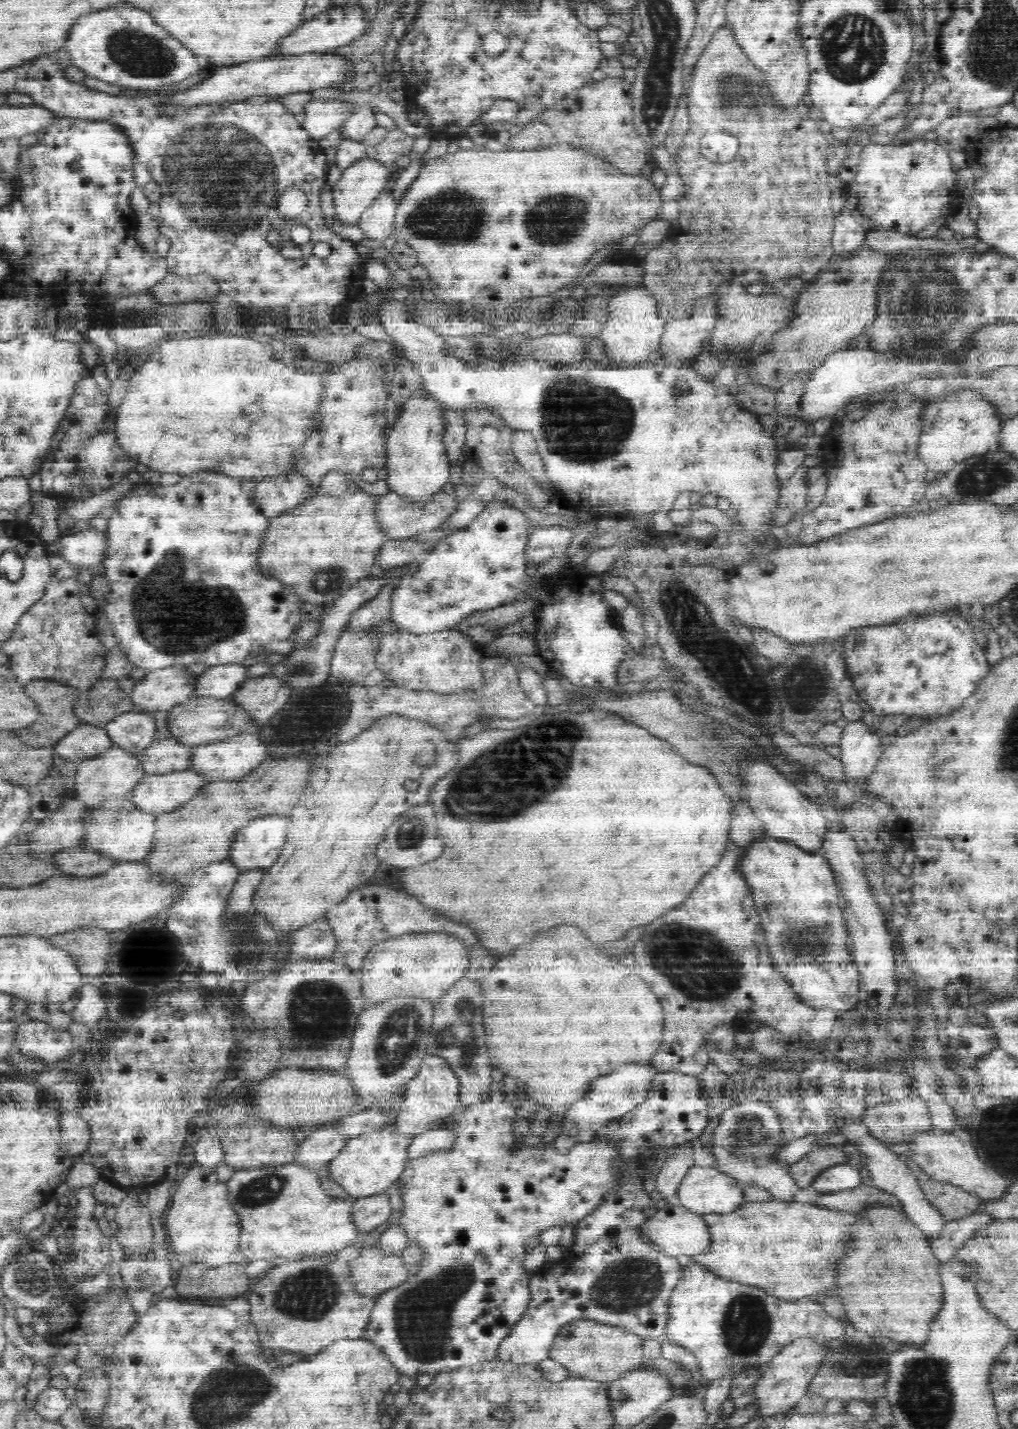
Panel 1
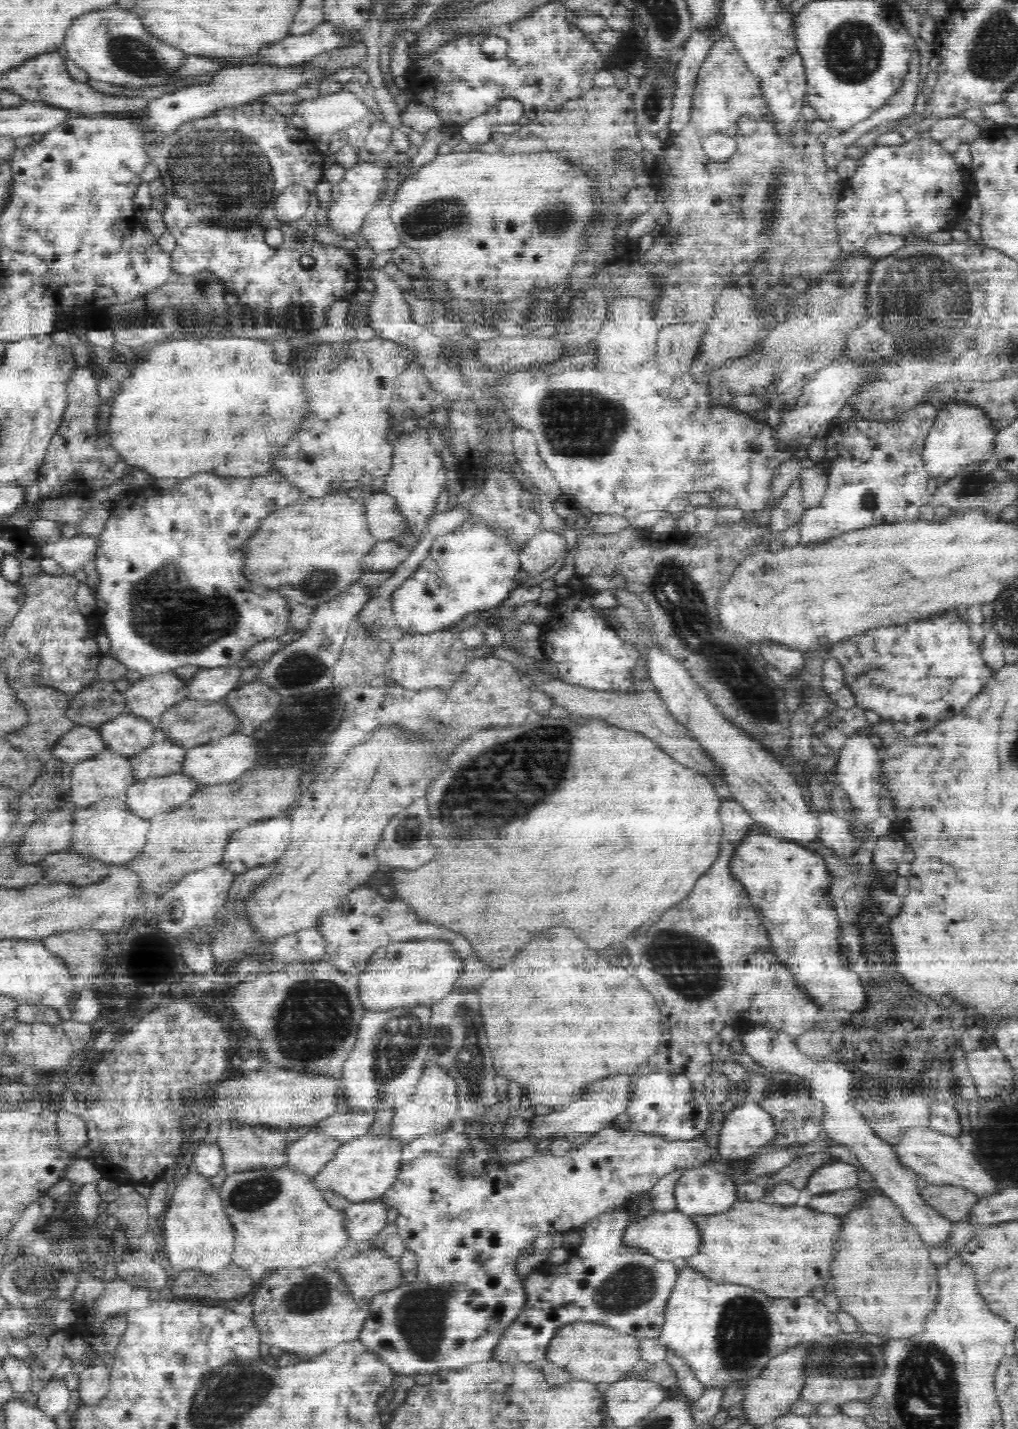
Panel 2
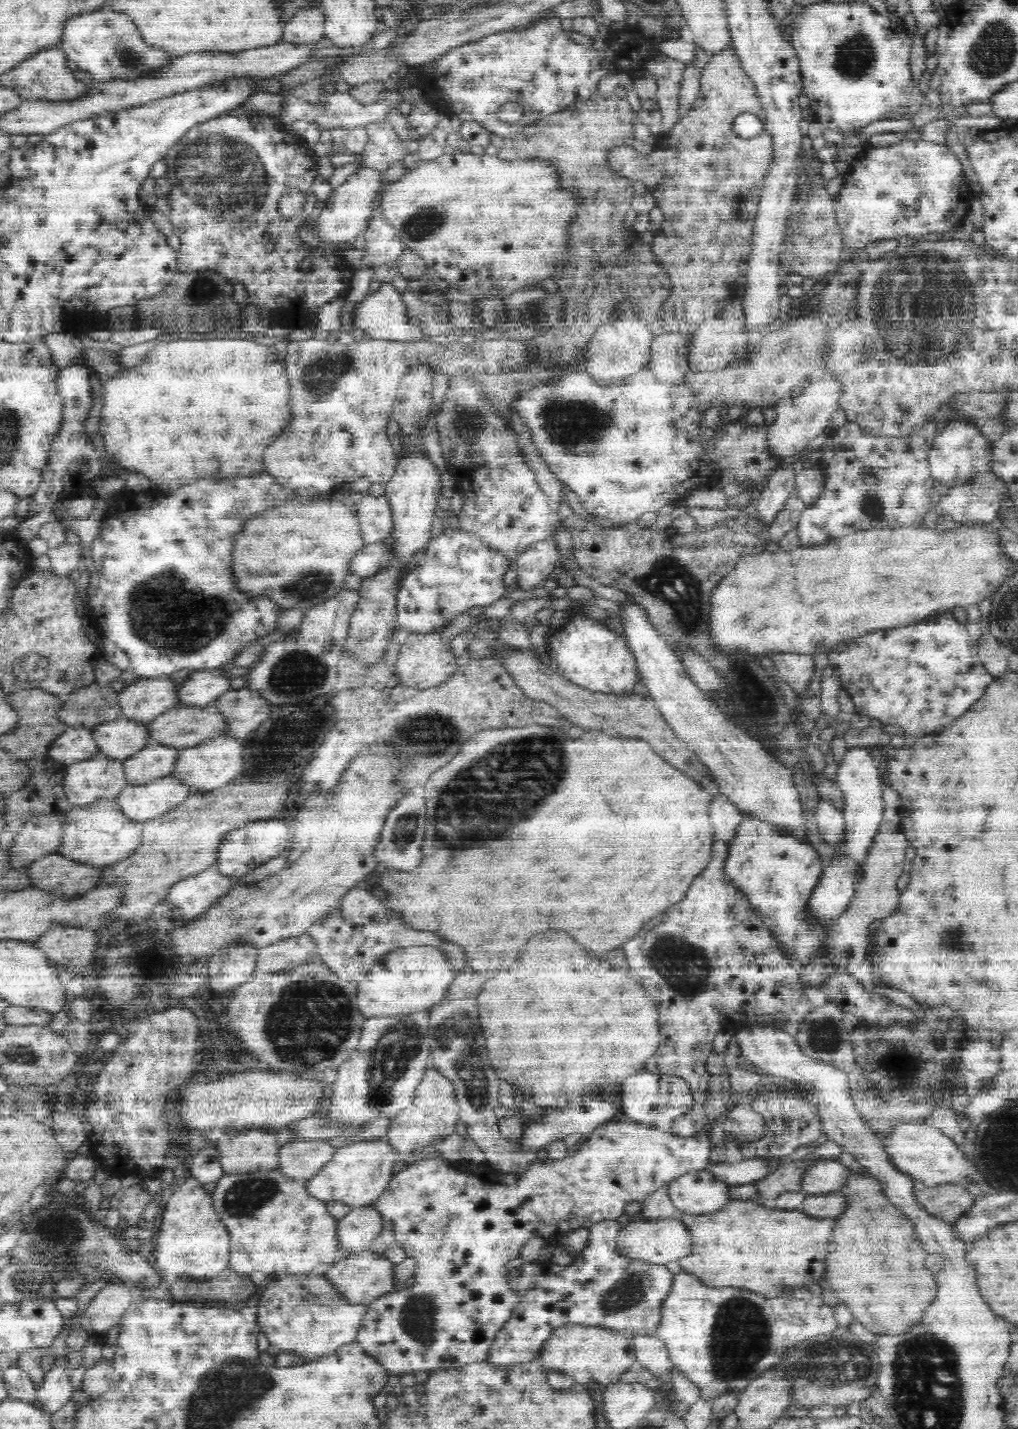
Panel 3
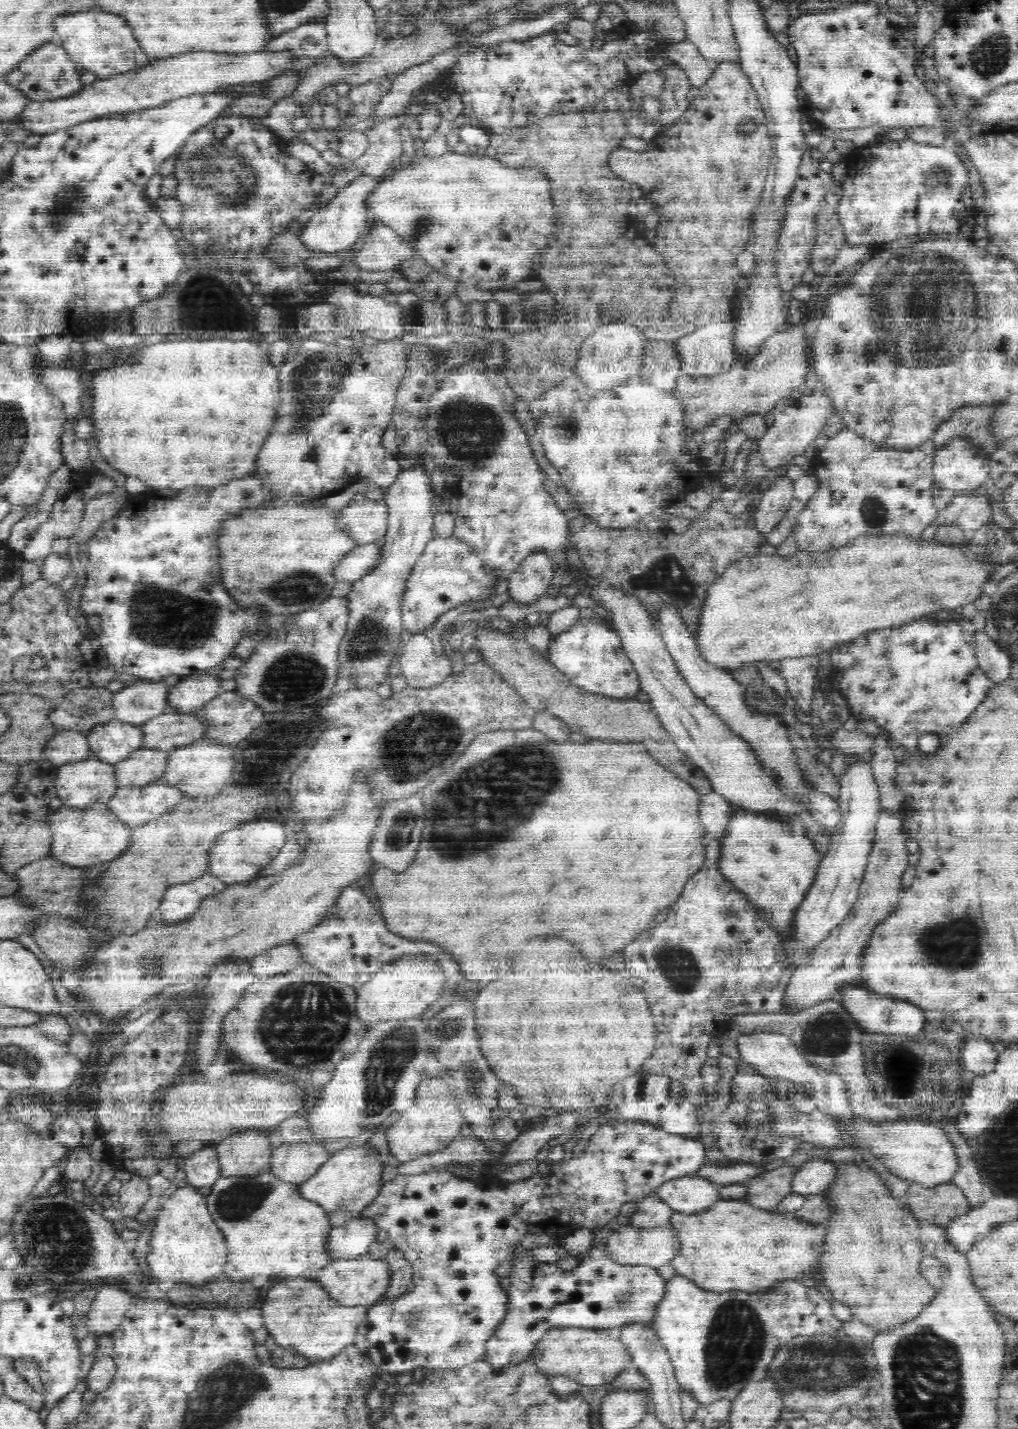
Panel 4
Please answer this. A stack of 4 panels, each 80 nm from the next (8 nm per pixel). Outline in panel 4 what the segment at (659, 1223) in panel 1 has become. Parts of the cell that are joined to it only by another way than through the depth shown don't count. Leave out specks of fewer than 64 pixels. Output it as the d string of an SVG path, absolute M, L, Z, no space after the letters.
M670 1222L660 1226L638 1226L633 1223L626 1226L619 1225L609 1238L609 1254L614 1260L618 1260L618 1263L626 1265L644 1264L654 1268L668 1265L674 1258L682 1256L681 1246L679 1230Z

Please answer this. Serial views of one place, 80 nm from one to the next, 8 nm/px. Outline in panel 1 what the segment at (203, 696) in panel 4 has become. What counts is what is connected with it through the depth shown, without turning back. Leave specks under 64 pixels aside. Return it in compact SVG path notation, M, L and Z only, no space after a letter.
M228 663L208 667L197 680L196 696L231 698L249 679L248 668L242 663Z

